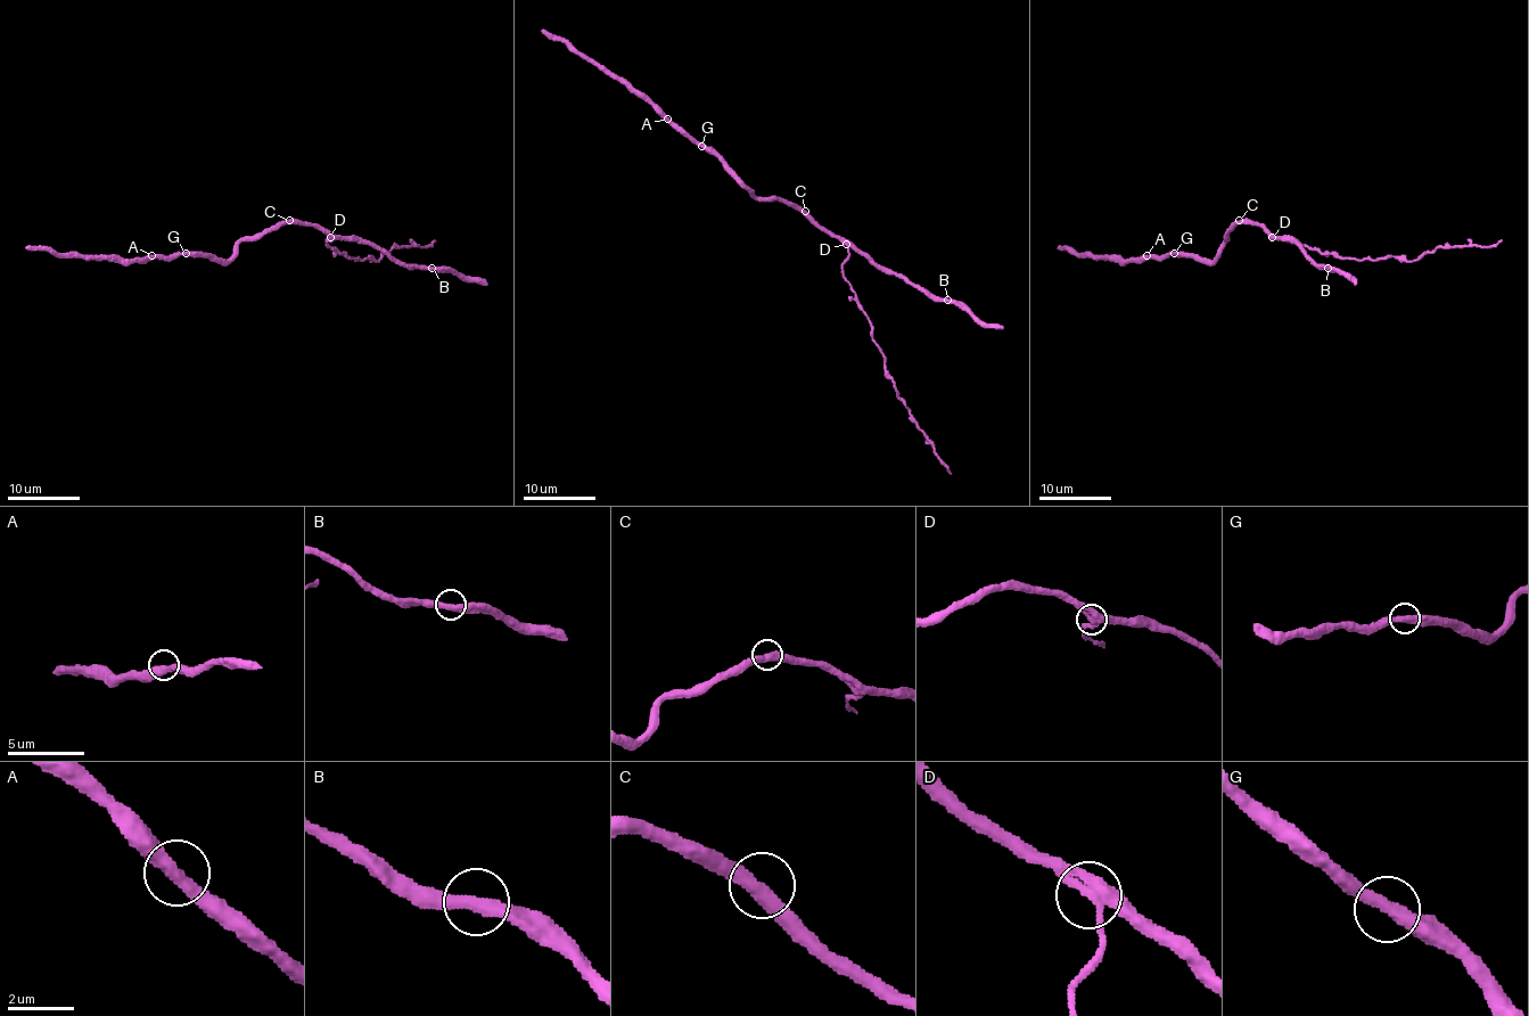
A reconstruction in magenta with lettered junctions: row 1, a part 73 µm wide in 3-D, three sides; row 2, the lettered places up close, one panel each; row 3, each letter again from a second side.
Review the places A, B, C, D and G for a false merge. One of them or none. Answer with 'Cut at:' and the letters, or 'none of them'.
Cut at: none of them

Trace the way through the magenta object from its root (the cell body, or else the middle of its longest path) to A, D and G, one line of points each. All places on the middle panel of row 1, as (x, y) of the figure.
A: (800, 213), (779, 201), (759, 201), (714, 155), (685, 137), (667, 119)
D: (800, 213), (806, 213), (846, 244)
G: (800, 213), (779, 201), (759, 201), (701, 146)

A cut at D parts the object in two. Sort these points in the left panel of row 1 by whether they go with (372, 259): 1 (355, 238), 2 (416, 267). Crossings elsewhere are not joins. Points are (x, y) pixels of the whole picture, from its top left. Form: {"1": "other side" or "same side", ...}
{"1": "other side", "2": "other side"}

